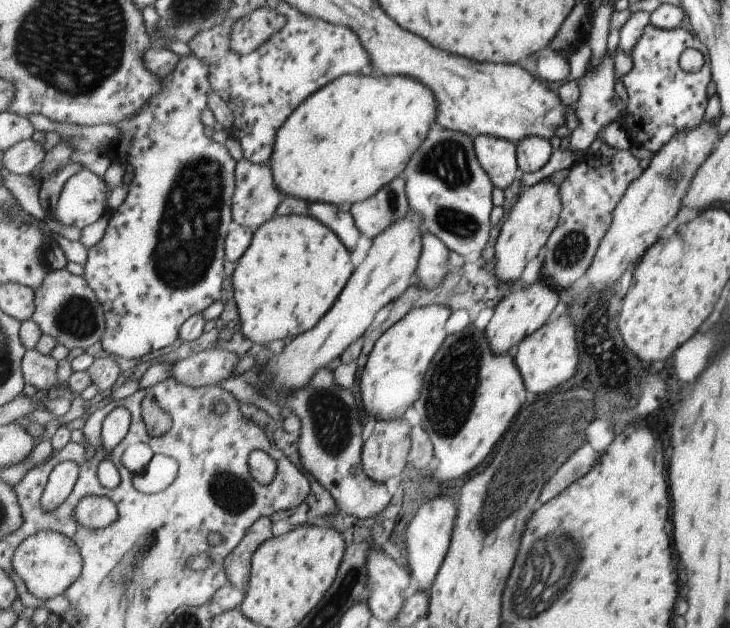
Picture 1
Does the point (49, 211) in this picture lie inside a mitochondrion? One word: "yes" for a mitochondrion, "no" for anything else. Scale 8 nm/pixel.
no

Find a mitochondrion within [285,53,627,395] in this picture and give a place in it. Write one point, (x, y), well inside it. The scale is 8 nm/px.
(446, 160)

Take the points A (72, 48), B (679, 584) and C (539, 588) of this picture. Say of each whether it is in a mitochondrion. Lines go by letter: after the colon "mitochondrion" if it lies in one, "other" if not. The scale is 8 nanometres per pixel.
A: mitochondrion
B: other
C: mitochondrion

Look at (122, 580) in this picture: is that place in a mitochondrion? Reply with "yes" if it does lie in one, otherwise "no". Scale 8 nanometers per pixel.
yes

